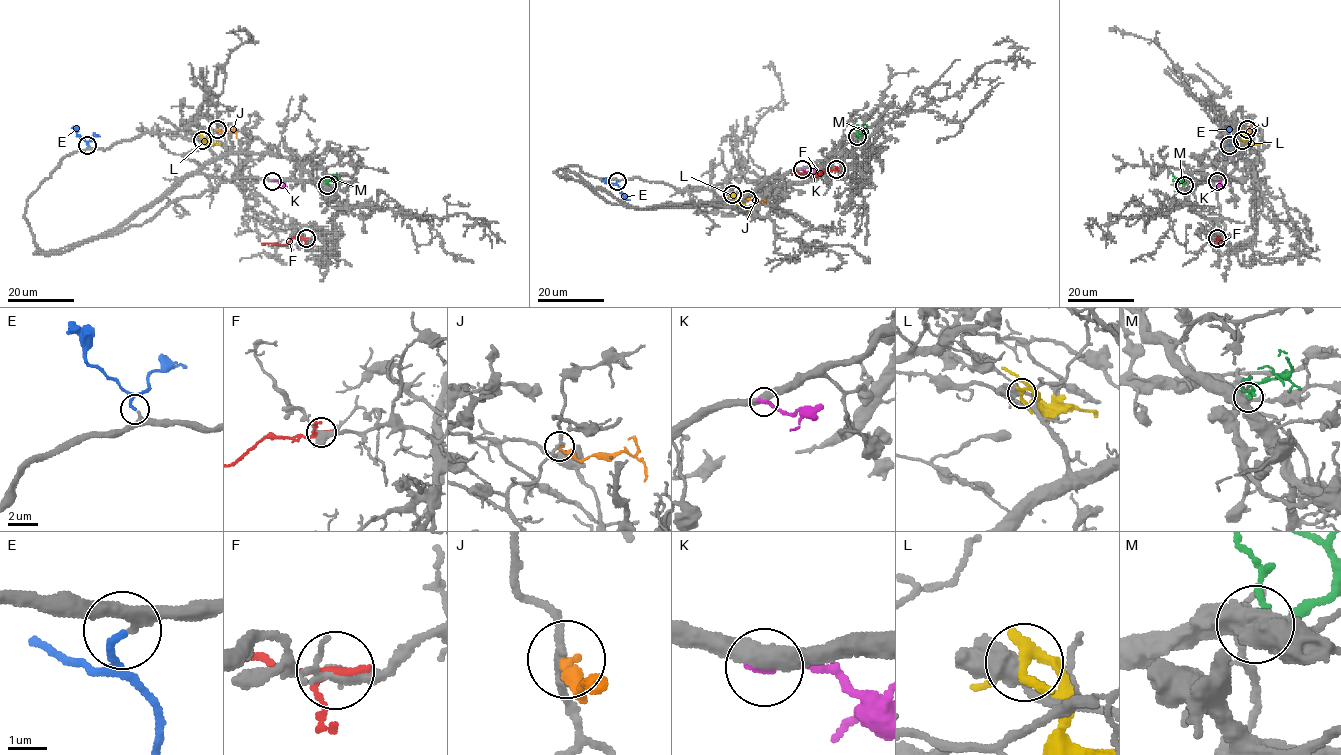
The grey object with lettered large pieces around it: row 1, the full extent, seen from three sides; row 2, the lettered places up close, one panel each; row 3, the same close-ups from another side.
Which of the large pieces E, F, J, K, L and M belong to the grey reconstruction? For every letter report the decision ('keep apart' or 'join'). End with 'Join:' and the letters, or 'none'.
E: join
F: keep apart
J: keep apart
K: keep apart
L: keep apart
M: join
Join: E, M

